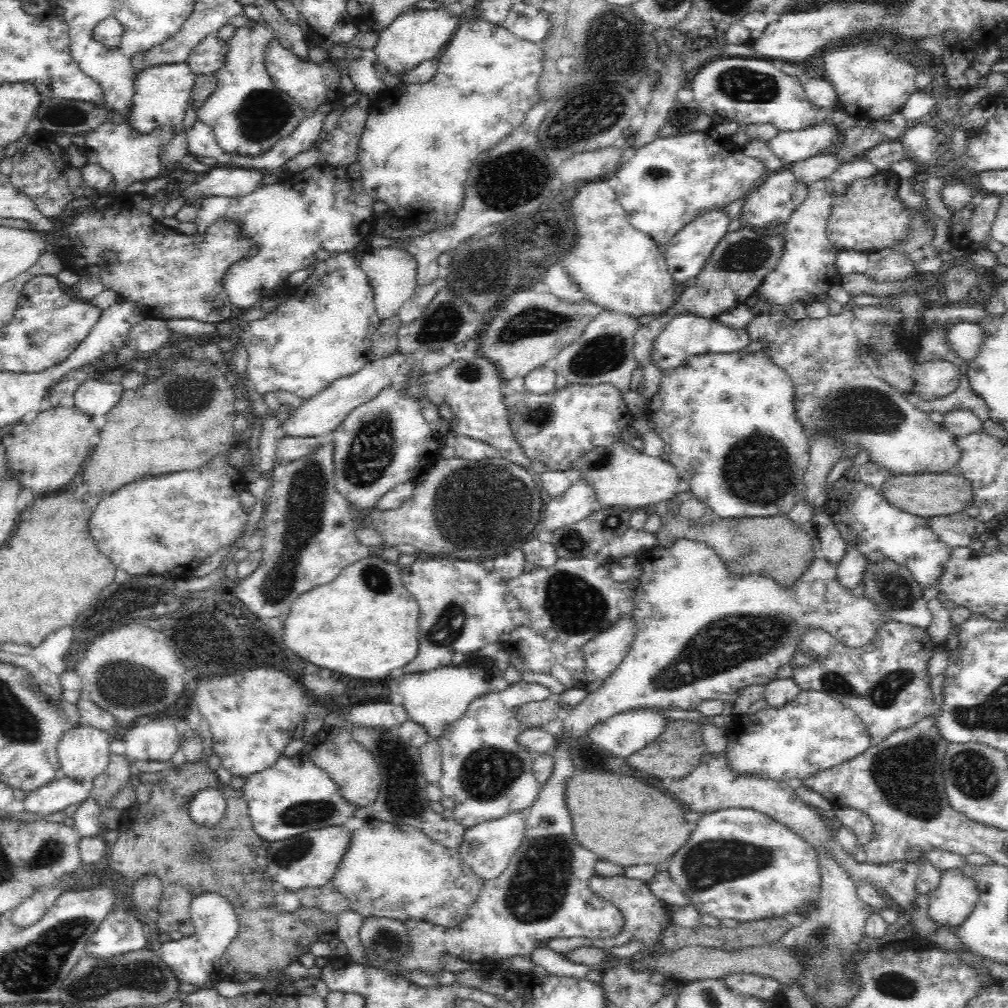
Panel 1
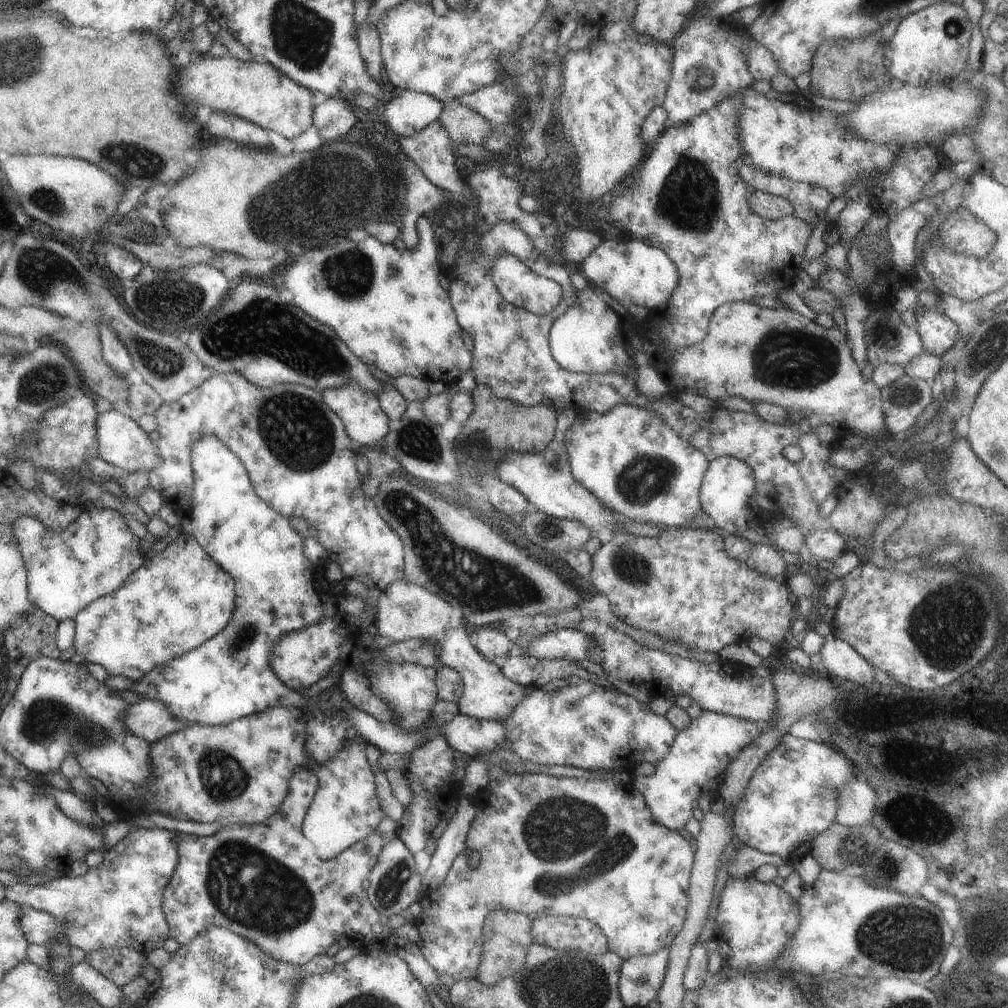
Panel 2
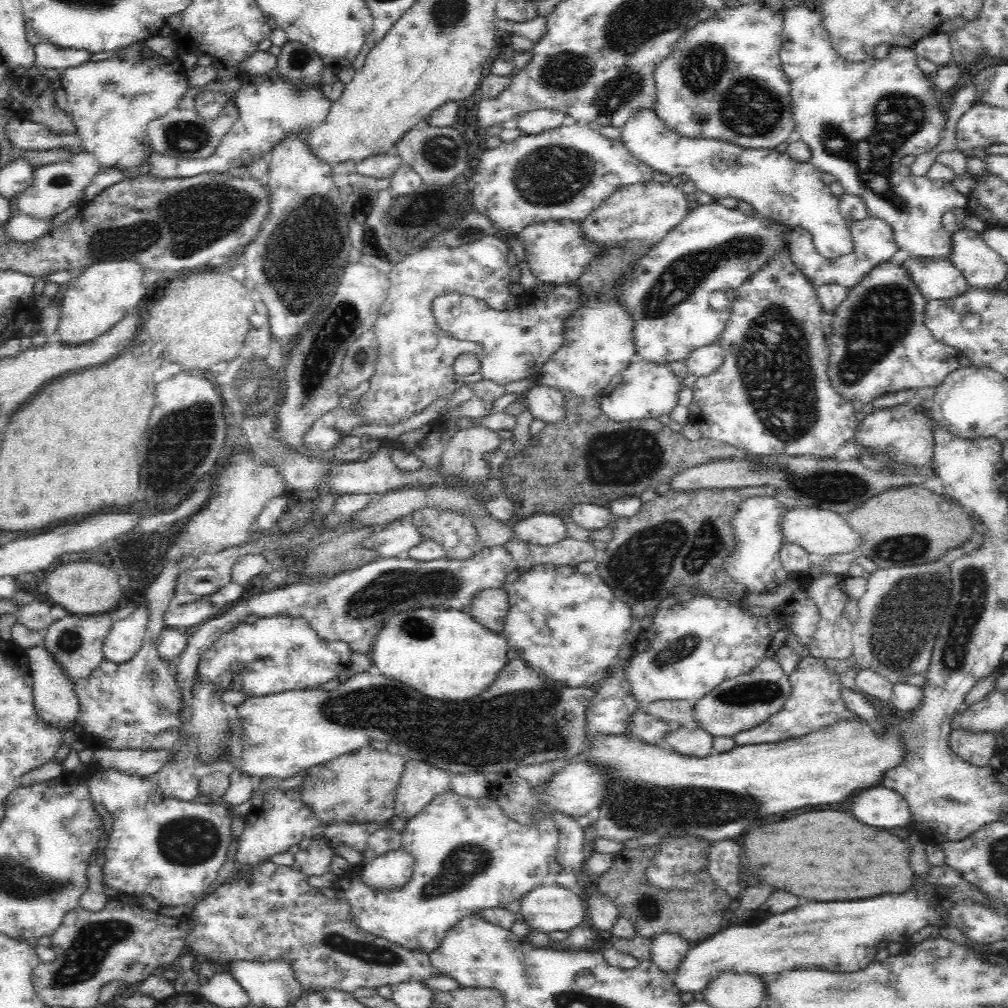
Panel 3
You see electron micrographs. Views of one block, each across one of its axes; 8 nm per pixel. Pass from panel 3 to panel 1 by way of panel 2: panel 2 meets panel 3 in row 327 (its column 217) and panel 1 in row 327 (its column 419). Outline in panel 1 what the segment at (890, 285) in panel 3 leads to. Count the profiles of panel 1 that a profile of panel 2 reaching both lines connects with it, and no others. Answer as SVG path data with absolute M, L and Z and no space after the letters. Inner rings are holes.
M962 321L945 333L950 345L961 358L970 362L980 357L986 337L985 329L981 324Z

